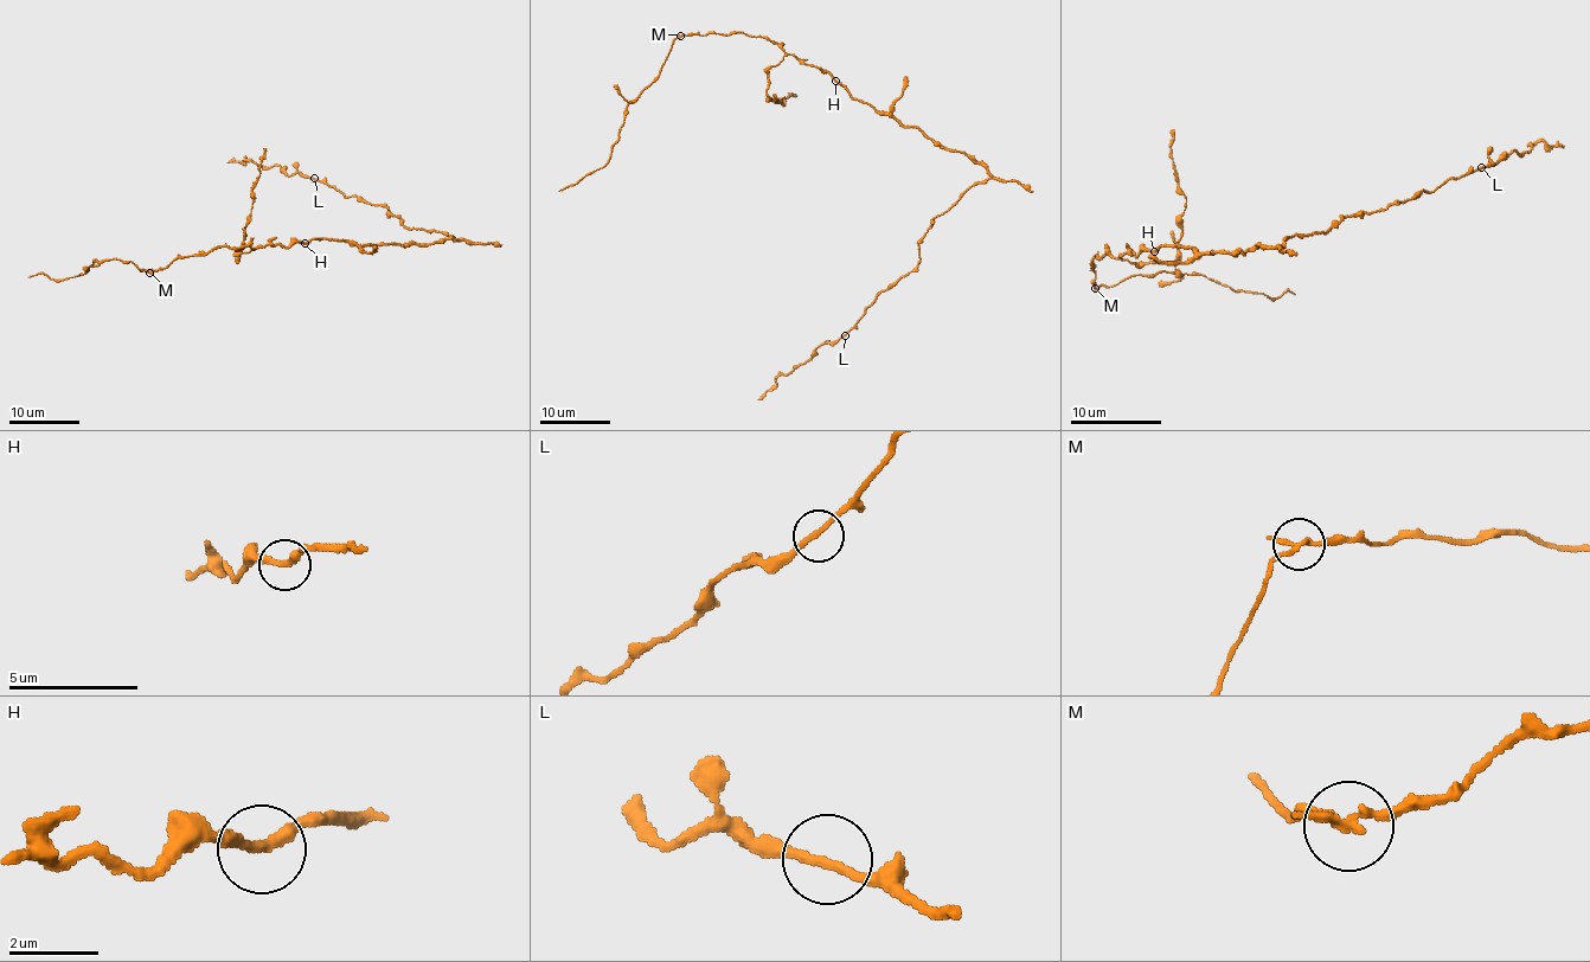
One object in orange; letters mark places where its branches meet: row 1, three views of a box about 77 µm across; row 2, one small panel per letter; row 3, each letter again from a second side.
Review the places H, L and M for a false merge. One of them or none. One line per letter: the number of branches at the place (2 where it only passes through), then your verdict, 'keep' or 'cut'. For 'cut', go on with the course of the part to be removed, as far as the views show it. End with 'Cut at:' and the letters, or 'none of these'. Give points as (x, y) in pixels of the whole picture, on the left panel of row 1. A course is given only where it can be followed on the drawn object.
H: 2 | keep
L: 2 | keep
M: 2 | cut | (149, 271), (130, 261), (102, 260), (95, 261), (84, 274), (66, 279), (51, 279), (44, 274), (27, 277)
Cut at: M

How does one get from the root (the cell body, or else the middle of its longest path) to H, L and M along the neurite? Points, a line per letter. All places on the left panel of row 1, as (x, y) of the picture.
H: (364, 243), (326, 238), (311, 238), (305, 243)
L: (364, 243), (411, 245), (459, 239), (436, 231), (408, 229), (385, 206), (344, 196), (335, 187), (314, 178)
M: (364, 243), (311, 238), (293, 242), (288, 247), (218, 247), (178, 256), (167, 267), (149, 271)

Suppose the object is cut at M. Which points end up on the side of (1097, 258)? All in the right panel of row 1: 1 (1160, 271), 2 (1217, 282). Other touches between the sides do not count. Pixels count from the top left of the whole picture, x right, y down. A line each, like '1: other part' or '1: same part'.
1: other part
2: other part

